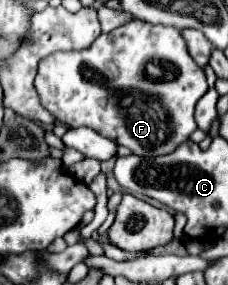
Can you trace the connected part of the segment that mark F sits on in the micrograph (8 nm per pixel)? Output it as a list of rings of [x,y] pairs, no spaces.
[[[130,21],[110,33],[102,33],[88,51],[56,53],[40,61],[36,75],[36,89],[42,105],[56,115],[56,121],[68,127],[90,127],[116,145],[128,147],[140,157],[158,157],[172,153],[194,131],[194,107],[206,93],[206,75],[192,63],[184,39],[176,27],[152,25],[144,21]]]

